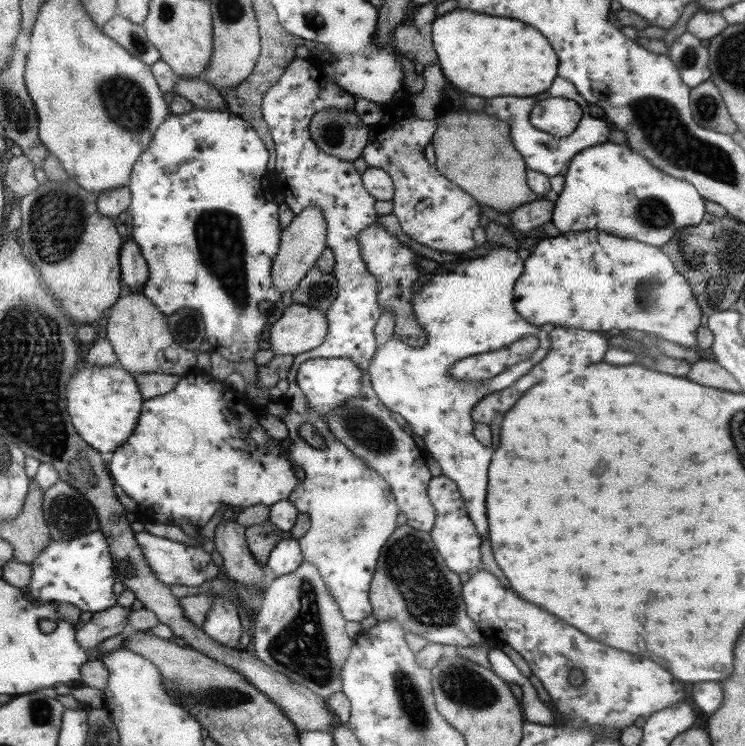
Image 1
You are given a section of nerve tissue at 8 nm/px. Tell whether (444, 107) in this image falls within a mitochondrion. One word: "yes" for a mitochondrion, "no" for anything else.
no

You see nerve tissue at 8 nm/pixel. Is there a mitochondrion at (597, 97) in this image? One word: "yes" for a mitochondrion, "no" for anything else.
no

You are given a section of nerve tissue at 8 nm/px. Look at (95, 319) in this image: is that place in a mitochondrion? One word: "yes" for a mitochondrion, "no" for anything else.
no

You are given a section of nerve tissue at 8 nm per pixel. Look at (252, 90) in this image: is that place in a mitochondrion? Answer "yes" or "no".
no

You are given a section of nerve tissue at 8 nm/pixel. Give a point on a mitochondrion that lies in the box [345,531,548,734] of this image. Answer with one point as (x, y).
(460, 683)

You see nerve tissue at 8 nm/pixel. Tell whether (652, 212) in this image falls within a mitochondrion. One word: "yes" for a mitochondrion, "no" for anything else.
yes

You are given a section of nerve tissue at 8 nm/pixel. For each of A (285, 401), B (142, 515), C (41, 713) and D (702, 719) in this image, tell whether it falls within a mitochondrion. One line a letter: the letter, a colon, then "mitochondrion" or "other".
A: other
B: other
C: mitochondrion
D: other

